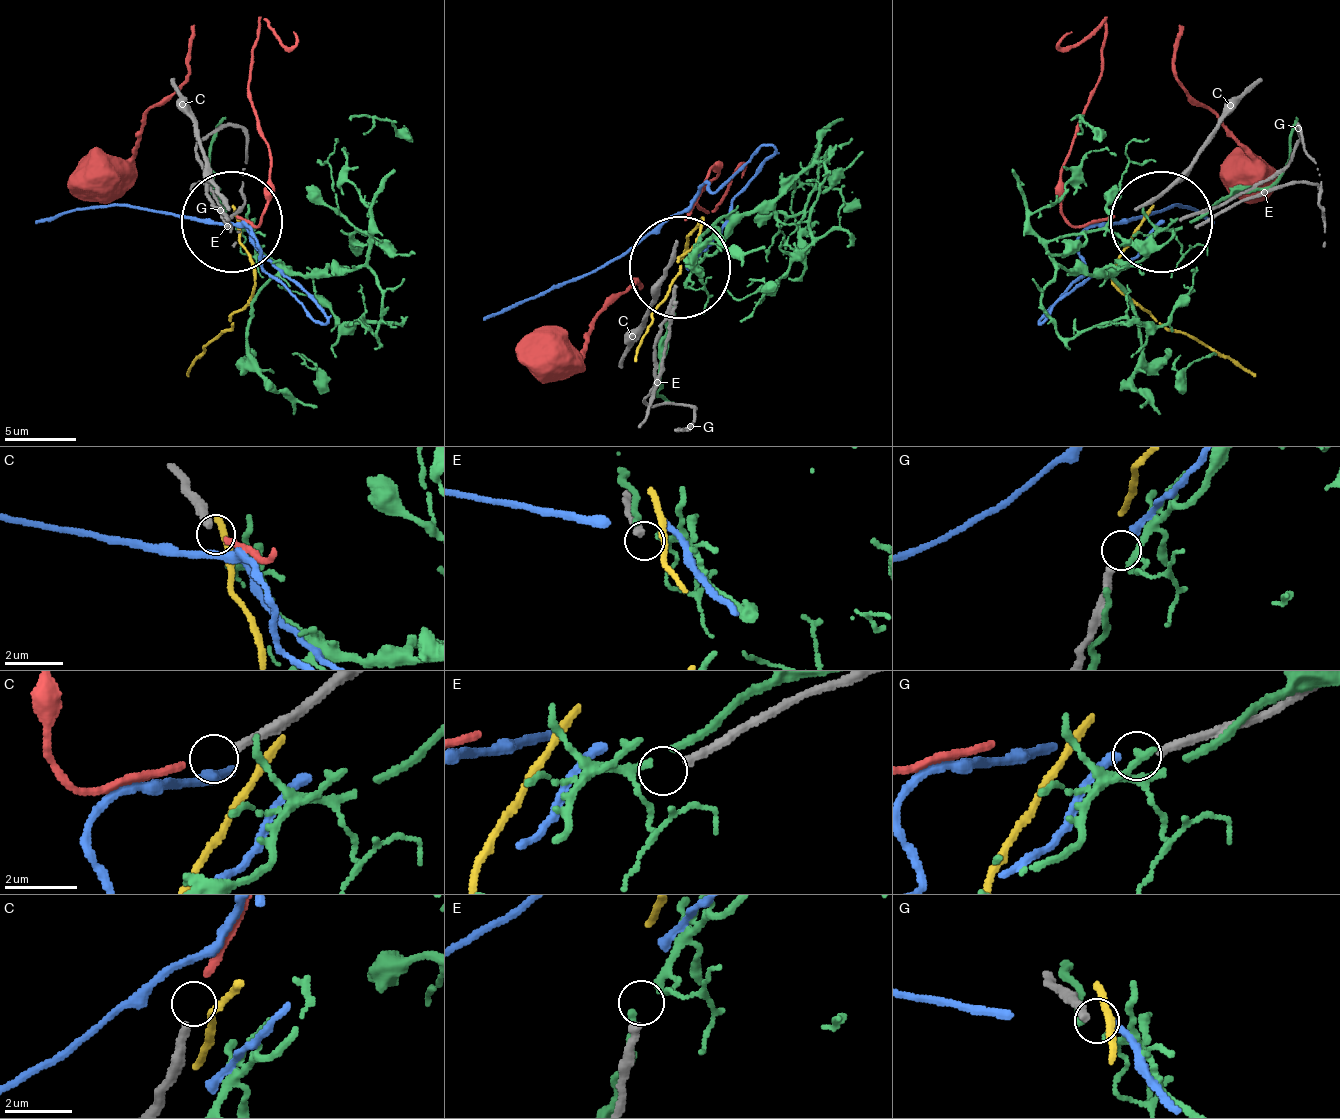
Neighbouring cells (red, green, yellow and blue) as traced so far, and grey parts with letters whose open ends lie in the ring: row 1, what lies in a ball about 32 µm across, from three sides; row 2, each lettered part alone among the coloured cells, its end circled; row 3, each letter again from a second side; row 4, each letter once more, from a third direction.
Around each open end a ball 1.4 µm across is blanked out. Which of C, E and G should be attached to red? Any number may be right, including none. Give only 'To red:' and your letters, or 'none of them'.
To red: none of them

